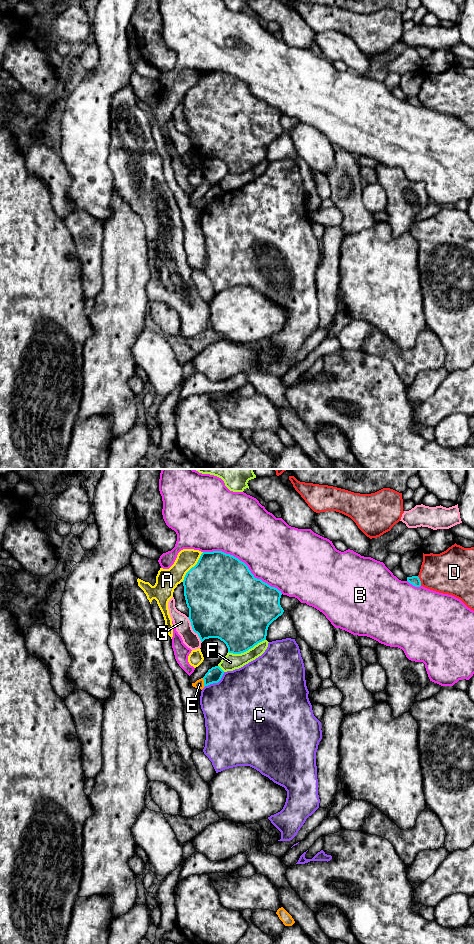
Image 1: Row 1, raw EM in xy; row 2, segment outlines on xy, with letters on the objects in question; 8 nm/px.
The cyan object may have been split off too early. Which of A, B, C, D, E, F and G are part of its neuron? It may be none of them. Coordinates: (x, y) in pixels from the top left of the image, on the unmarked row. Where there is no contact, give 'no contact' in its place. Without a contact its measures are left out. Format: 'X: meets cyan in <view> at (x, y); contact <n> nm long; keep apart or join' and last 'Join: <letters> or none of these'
A: meets cyan in xy at (192, 87); contact 300 nm long; keep apart
B: meets cyan in xy at (244, 83); contact 700 nm long; keep apart
C: meets cyan in xy at (215, 202); contact 200 nm long; keep apart
D: meets cyan in xy at (420, 101); contact 90 nm long; keep apart
E: meets cyan in xy at (204, 202); contact 70 nm long; keep apart
F: meets cyan in xy at (246, 170); contact 320 nm long; keep apart
G: meets cyan in xy at (193, 150); contact 240 nm long; keep apart
Join: none of these

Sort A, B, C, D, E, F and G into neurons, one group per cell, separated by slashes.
A / B / C / D / E / F / G

